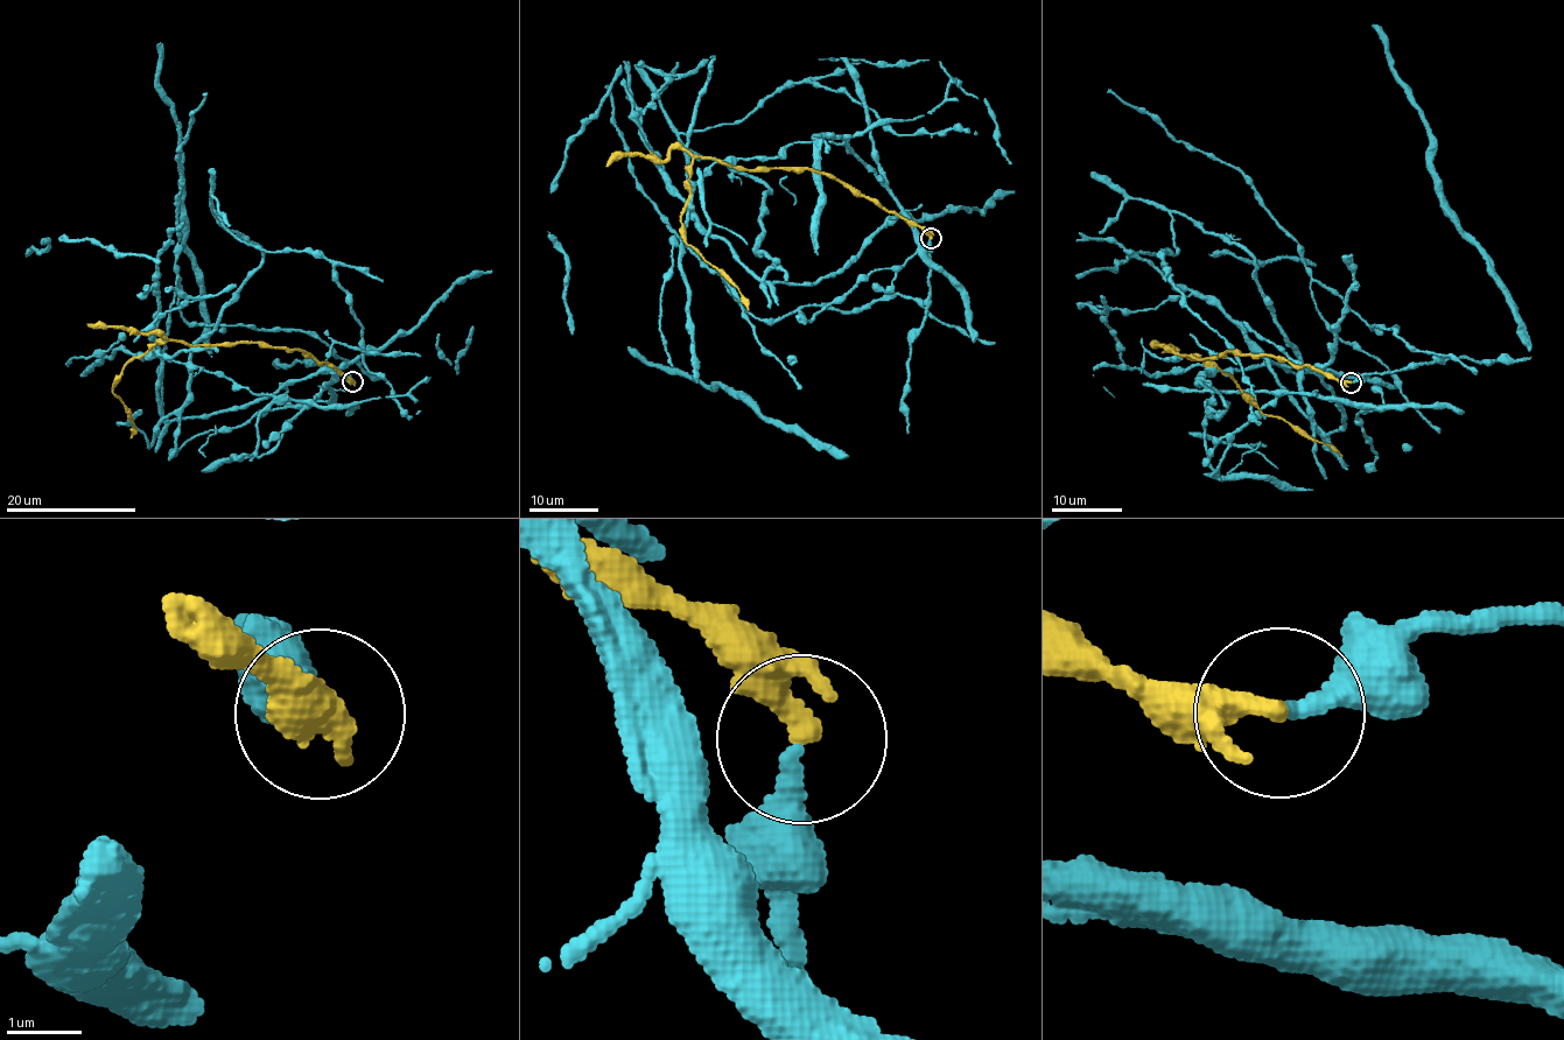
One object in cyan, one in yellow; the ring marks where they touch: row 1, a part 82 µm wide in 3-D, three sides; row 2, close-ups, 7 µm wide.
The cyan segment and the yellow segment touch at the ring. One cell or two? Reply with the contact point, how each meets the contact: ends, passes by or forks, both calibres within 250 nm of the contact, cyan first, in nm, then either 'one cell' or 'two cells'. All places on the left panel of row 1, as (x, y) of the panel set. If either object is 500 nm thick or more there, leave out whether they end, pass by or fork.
(352, 381) | cyan ends | yellow passes by | 240/240 nm | two cells

